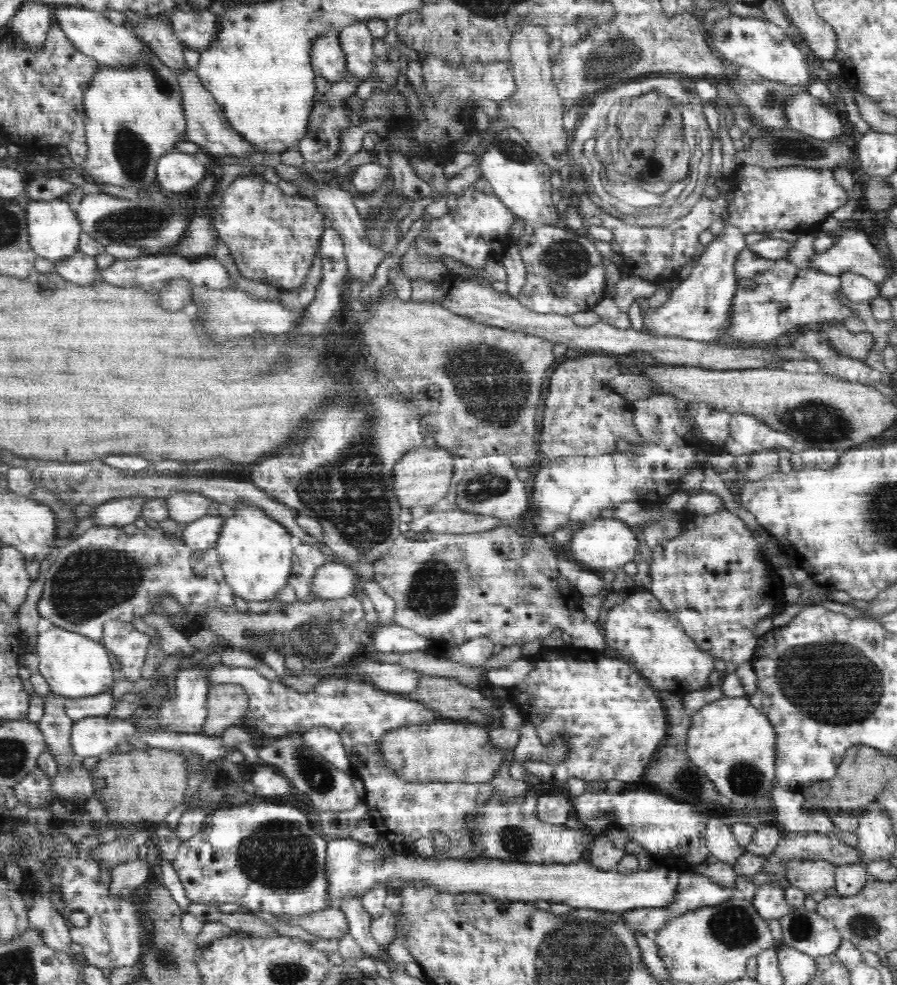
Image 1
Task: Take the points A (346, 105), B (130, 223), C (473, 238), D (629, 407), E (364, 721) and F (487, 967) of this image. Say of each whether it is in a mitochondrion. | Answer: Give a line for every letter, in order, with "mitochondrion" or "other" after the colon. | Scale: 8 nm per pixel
A: other
B: mitochondrion
C: other
D: other
E: other
F: other

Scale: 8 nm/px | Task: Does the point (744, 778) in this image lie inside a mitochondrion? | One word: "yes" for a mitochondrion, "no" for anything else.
yes

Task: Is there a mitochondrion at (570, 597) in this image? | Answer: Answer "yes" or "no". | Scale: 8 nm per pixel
no

